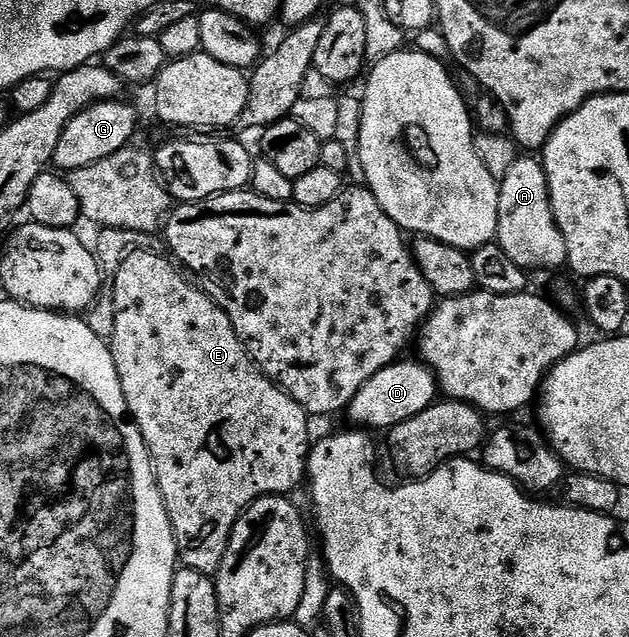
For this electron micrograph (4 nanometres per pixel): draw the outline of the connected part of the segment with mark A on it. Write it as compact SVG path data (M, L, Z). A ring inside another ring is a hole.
M530 155L518 157L499 184L497 246L503 249L510 261L525 271L563 268L568 261L566 239L553 217L549 182L546 181L543 164Z

